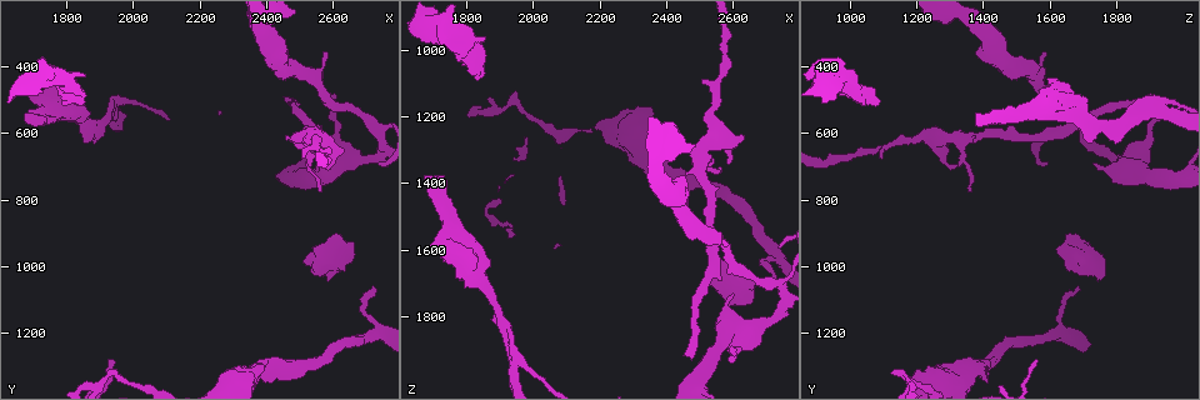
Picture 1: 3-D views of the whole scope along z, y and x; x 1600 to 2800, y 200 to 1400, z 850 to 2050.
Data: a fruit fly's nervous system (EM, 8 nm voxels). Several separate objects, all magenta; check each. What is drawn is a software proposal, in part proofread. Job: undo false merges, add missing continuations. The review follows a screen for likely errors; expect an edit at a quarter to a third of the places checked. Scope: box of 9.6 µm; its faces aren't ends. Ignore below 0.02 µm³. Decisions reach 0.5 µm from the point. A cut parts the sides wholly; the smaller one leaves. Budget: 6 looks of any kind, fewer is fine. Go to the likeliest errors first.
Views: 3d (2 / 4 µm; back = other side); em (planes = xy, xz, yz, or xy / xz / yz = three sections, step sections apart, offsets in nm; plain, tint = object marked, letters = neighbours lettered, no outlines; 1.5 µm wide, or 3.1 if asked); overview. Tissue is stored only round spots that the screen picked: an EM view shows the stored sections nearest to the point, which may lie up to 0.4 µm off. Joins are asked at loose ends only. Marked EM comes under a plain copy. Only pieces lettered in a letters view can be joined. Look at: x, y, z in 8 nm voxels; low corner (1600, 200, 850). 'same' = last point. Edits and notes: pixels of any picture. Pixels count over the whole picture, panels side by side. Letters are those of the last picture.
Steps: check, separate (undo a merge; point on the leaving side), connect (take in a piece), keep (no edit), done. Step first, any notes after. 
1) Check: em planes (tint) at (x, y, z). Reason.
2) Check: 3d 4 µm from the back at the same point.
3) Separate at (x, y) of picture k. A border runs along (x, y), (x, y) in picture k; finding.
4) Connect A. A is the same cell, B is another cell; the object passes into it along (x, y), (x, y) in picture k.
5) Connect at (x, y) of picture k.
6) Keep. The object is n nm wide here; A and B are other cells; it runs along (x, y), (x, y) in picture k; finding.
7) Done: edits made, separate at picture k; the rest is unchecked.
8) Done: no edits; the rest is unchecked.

Check: em planes (letters) at (2450, 490, 1920). Tapers out.

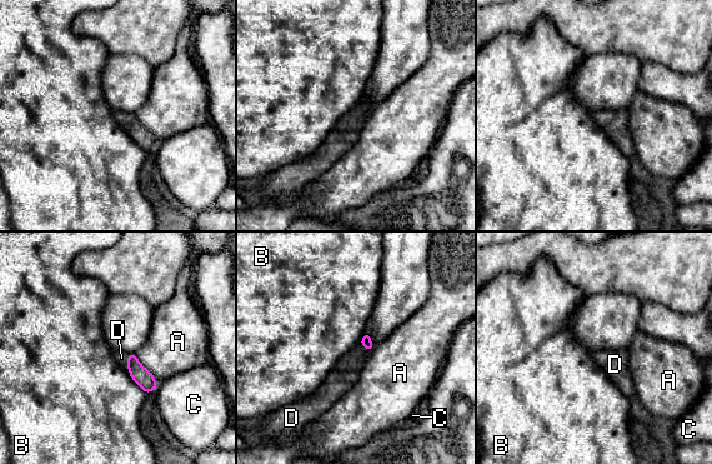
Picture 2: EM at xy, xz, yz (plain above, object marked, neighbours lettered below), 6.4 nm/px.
Connect D. D is the same cell, A, B and C are other cells; the object passes into it along (139, 374), (128, 362), (121, 358) in picture 2; it goes on there.

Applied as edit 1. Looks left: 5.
Check: overview.

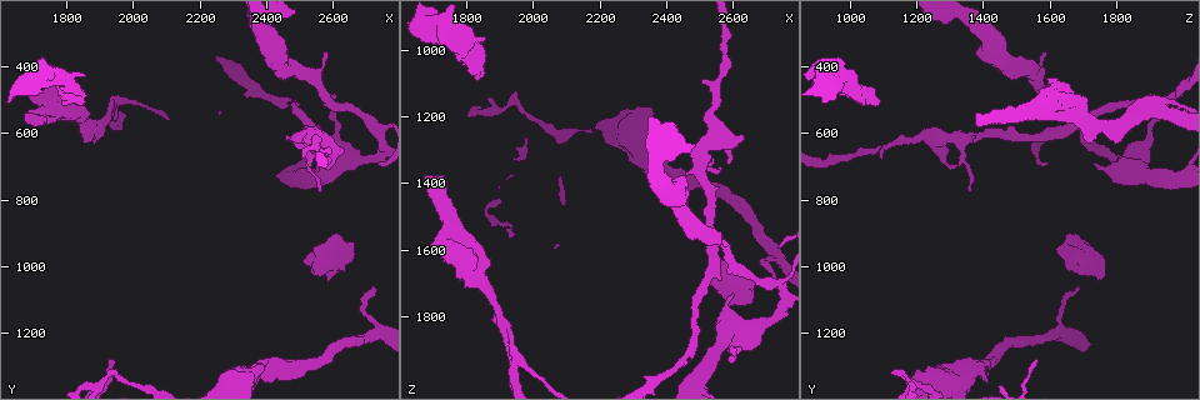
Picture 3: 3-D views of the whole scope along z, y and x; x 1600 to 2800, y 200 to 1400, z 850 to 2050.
Check: em xz step 8 (letters) at (2600, 1030, 1770). Stops while still wide.

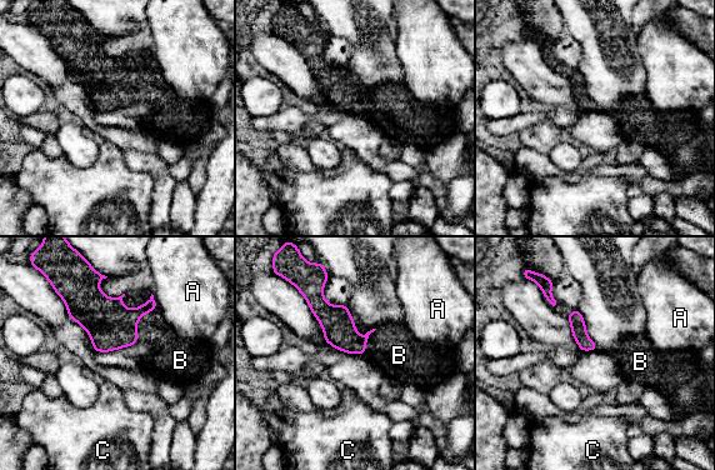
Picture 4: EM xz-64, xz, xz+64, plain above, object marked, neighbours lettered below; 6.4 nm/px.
Connect B. B is the same cell, A and C are other cells; the object passes into it along (110, 325), (136, 321), (151, 328) in picture 4; it goes on there.

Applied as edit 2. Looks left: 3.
Check: 3d 2 µm at (1680, 550, 1380). An open end.

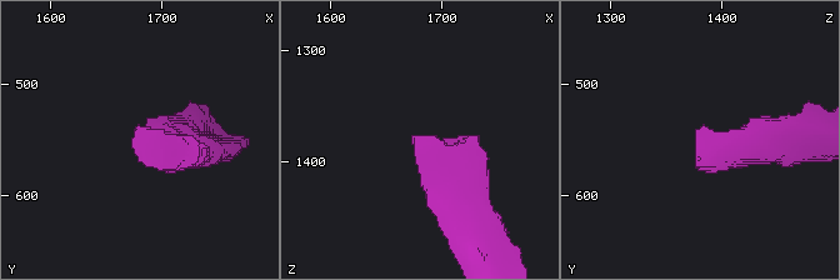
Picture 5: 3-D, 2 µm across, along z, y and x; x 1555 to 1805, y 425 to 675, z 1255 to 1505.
Check: em planes (letters) at (1684, 538, 1384). Need the tissue.

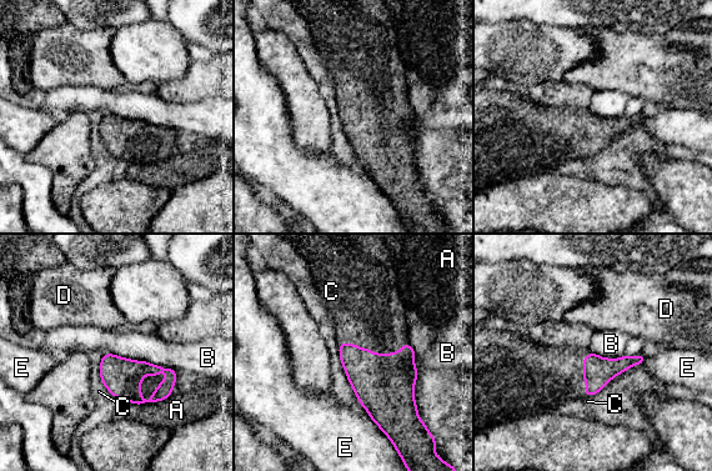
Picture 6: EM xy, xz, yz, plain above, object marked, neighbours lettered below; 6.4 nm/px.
Connect C. The object is 190 nm wide here; C is the same cell, A, B, D and E are other cells; the object passes into it along (121, 376), (101, 380), (99, 391) in picture 6; the cell continues.

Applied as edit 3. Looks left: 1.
Done: edits made, connect at picture 2, connect at picture 4, connect at picture 6; the rest is unchecked.

